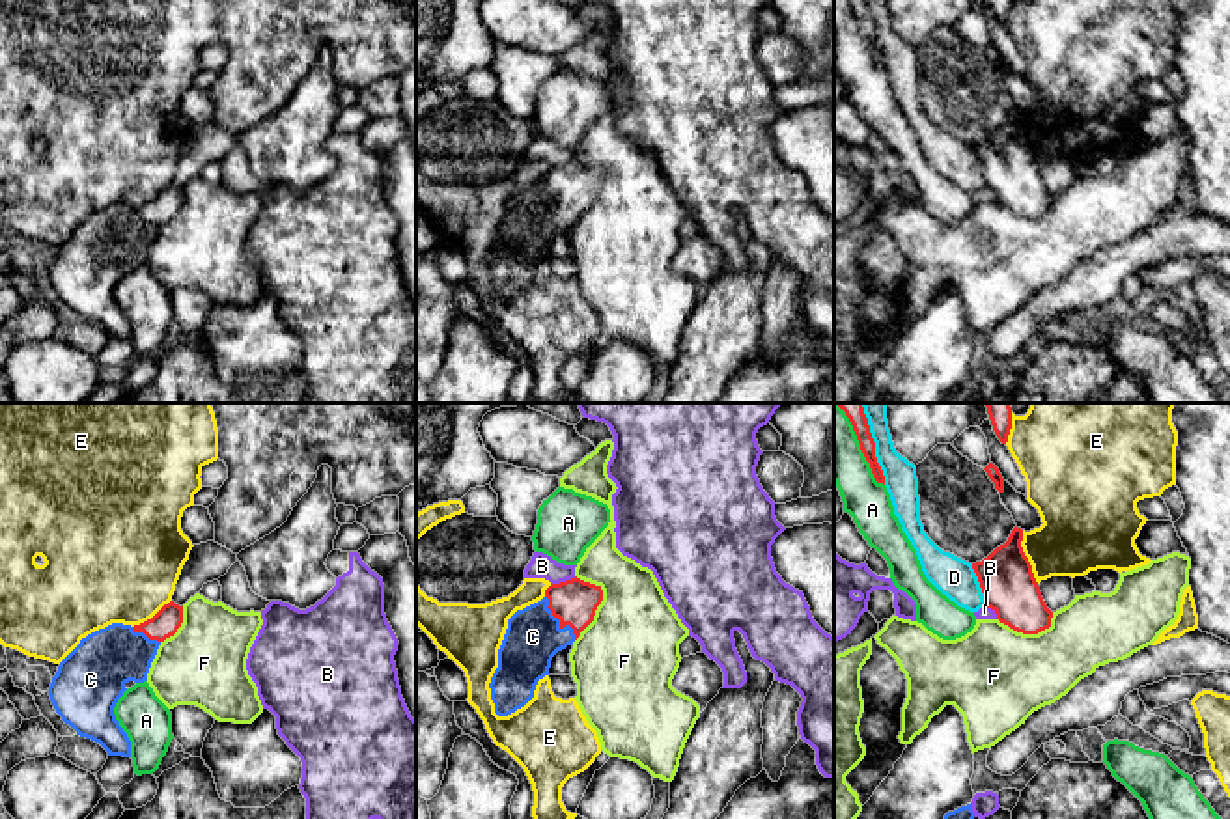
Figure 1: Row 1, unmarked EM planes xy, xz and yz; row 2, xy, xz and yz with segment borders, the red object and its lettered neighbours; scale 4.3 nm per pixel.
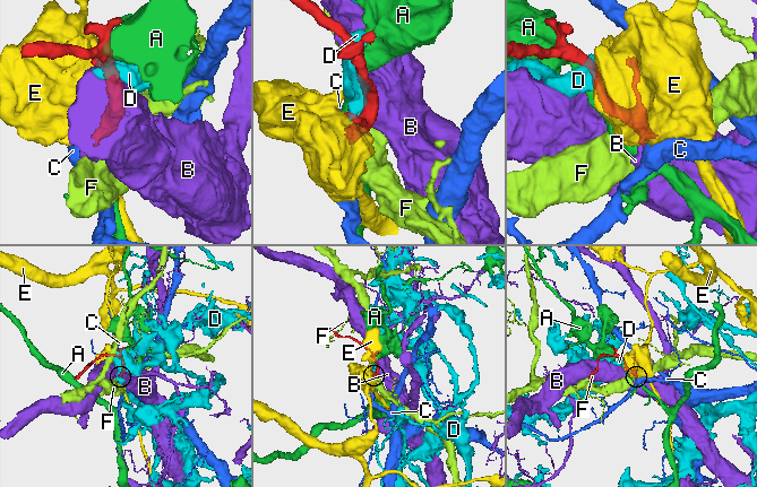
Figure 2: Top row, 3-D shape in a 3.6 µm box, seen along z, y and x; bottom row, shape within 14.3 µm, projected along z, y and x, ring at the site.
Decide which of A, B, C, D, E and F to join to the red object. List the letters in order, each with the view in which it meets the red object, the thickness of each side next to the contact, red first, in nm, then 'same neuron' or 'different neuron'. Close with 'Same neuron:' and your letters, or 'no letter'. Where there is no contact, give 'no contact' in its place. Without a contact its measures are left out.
A: contact in yz; calibres 70 and 220 nm; different neuron
B: contact in xz; calibres 190 and 110 nm; different neuron
C: contact in xz; calibres 190 and 240 nm; same neuron
D: contact in yz; calibres 70 and 140 nm; different neuron
E: contact in yz; calibres 240 and 320 nm; different neuron
F: contact in xz; calibres 190 and 420 nm; different neuron
Same neuron: C

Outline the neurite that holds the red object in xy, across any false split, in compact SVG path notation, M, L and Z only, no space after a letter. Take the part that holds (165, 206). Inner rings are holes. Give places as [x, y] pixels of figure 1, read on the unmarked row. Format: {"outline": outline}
{"outline": "M170 183L140 207L112 205L86 220L60 244L50 284L77 317L99 325L108 338L131 340L131 323L114 289L129 263L144 265L159 228L183 205L183 188Z"}

